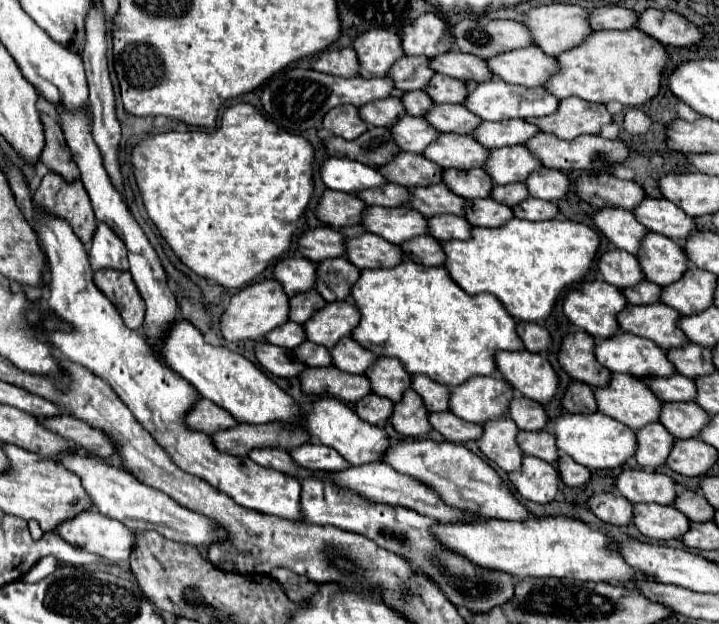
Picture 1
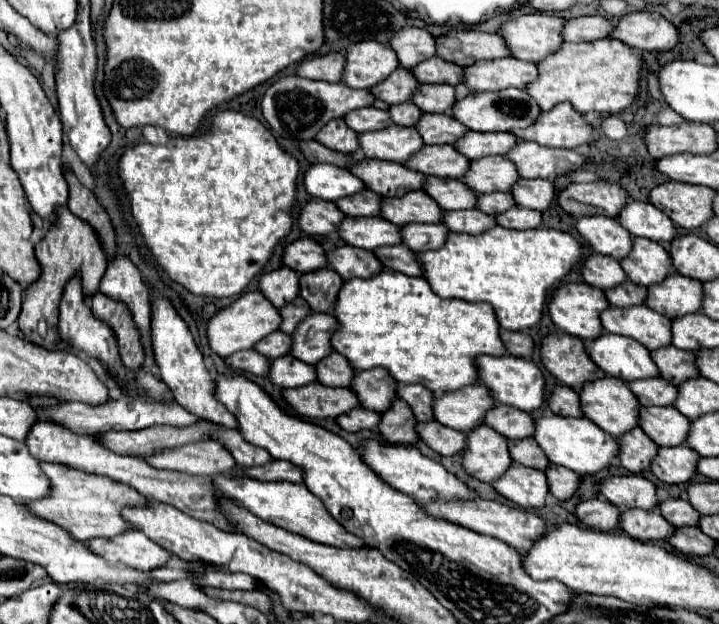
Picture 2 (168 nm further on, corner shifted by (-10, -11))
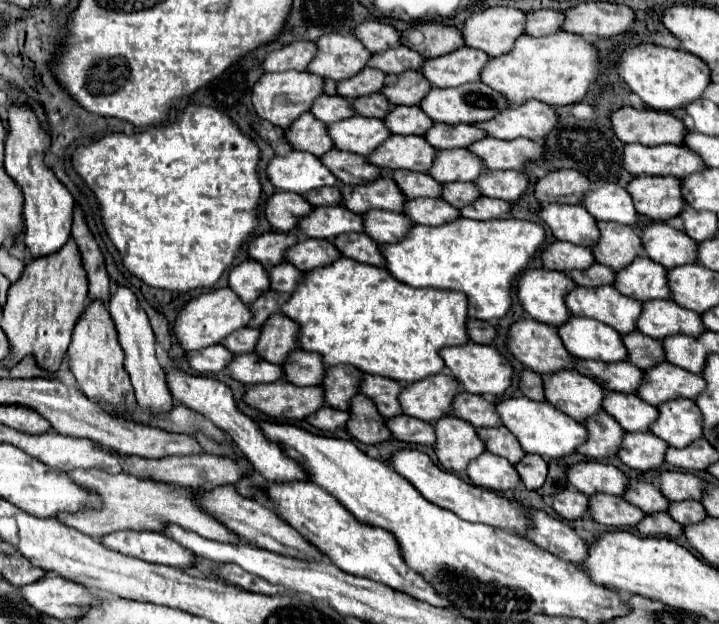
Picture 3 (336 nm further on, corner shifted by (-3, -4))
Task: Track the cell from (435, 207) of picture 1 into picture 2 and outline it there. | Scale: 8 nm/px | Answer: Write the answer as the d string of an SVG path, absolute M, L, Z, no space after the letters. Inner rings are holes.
M409 191L403 197L383 197L381 213L383 219L395 225L407 223L439 223L443 211L423 191Z

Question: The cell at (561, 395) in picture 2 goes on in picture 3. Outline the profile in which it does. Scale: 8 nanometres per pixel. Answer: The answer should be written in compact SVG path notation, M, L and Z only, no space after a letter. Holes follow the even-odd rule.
M524 370L524 372L522 372L522 376L520 376L520 390L522 390L528 398L532 398L532 400L536 400L536 402L546 402L542 376L536 374L536 372L532 372L532 370Z

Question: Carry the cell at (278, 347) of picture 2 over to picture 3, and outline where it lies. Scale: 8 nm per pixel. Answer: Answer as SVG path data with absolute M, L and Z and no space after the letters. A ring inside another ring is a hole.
M242 328L240 332L228 336L228 340L222 340L222 344L232 350L234 354L246 354L246 352L254 352L256 344L260 338L260 330L258 328Z

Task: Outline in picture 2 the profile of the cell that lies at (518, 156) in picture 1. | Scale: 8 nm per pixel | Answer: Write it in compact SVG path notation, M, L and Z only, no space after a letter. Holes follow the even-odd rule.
M483 157L473 159L469 163L467 173L463 175L463 183L471 187L475 193L493 193L493 191L509 191L519 173L511 161L503 157Z

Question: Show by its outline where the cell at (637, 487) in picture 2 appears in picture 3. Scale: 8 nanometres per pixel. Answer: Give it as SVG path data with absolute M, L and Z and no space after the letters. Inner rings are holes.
M578 462L570 466L568 482L586 496L594 496L598 492L622 496L628 488L626 474L620 468L604 462Z

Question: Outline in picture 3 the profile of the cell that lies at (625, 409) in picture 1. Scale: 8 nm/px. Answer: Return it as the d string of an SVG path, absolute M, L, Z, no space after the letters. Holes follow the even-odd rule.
M562 370L560 374L552 374L552 376L542 376L544 386L546 386L546 400L556 406L558 410L562 410L564 414L572 416L578 422L586 422L588 418L604 412L602 410L602 402L604 402L604 394L606 390L592 378L576 372L576 370Z

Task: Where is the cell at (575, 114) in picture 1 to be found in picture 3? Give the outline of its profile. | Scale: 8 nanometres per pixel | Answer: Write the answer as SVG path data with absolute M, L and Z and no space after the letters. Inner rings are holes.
M528 100L526 104L520 104L516 108L510 106L508 112L500 112L500 116L476 126L486 130L488 136L500 140L512 140L512 138L544 140L556 128L558 118L560 116L552 106L540 100Z

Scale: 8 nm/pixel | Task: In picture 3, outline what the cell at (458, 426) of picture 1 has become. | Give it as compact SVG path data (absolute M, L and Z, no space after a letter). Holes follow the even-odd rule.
M402 414L402 416L388 418L386 424L392 436L398 440L404 440L410 444L424 444L424 446L432 446L436 442L436 432L430 422L422 422L418 418Z

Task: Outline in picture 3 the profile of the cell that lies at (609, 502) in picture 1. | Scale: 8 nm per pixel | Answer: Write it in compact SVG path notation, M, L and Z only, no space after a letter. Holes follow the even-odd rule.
M566 488L554 494L552 508L566 520L578 520L590 510L590 500L576 488Z

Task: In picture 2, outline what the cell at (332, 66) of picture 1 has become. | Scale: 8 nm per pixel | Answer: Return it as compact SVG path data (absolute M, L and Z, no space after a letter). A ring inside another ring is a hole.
M327 53L327 55L313 55L299 63L295 75L307 79L321 79L321 81L341 81L341 73L345 67L345 57L341 53Z

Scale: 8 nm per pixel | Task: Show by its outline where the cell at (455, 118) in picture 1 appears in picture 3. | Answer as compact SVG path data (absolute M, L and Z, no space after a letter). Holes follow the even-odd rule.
M394 106L392 112L384 118L384 122L394 134L426 134L434 126L434 120L424 116L424 110L418 106Z

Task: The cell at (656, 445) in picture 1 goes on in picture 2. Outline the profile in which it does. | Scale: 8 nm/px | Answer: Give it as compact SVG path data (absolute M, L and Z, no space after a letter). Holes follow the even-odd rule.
M639 427L619 437L619 463L631 473L641 473L649 467L657 453L657 445Z

